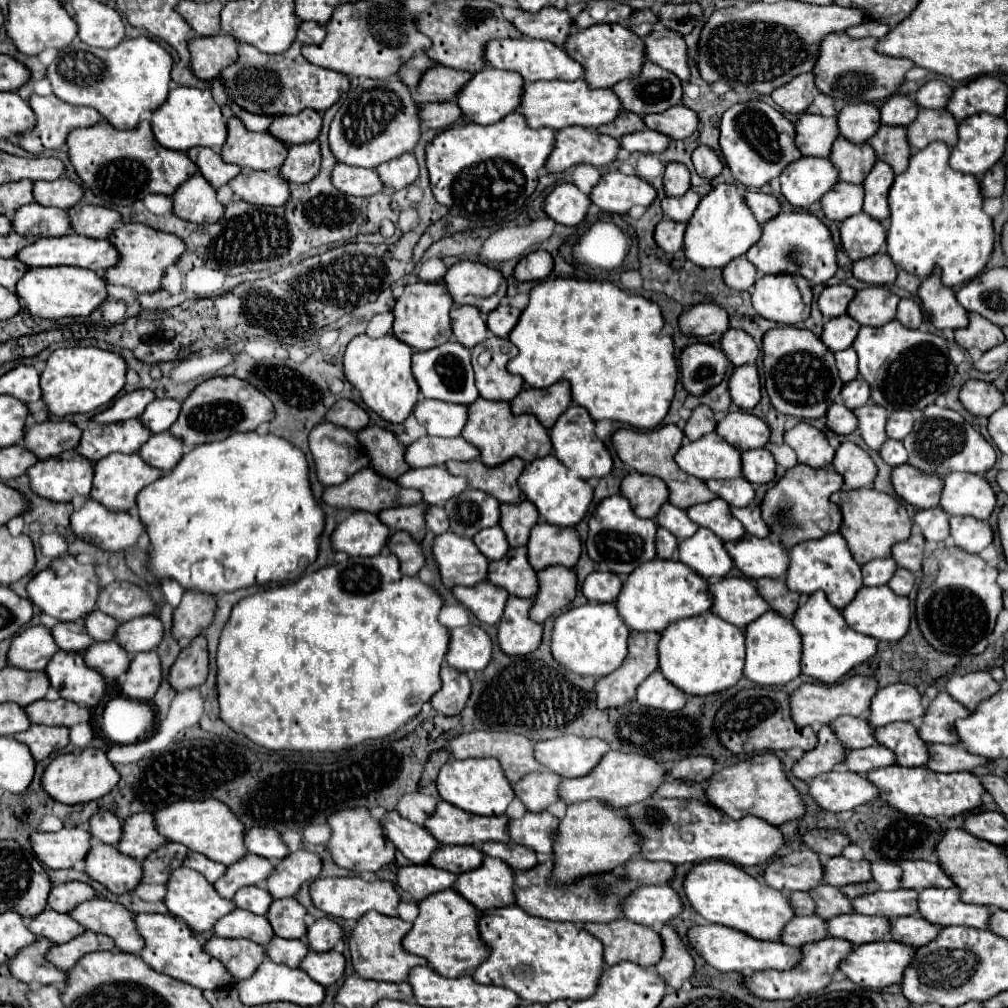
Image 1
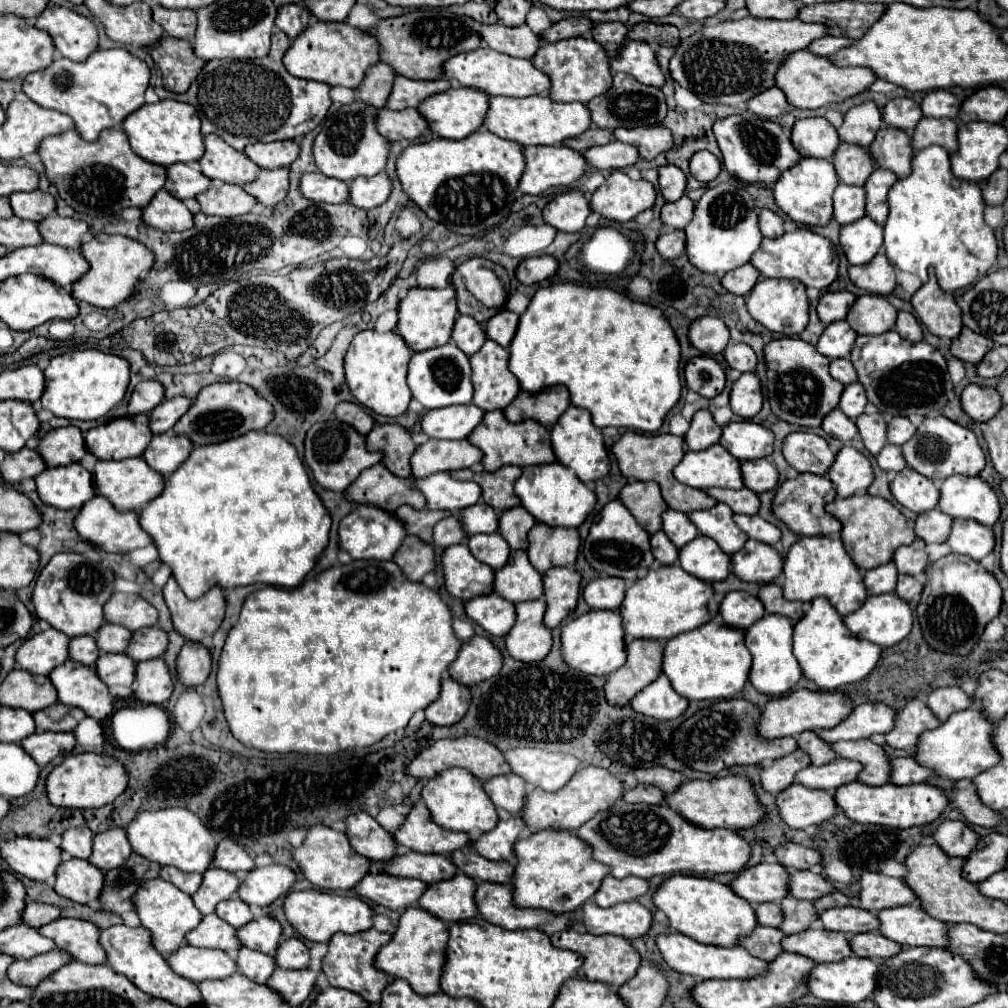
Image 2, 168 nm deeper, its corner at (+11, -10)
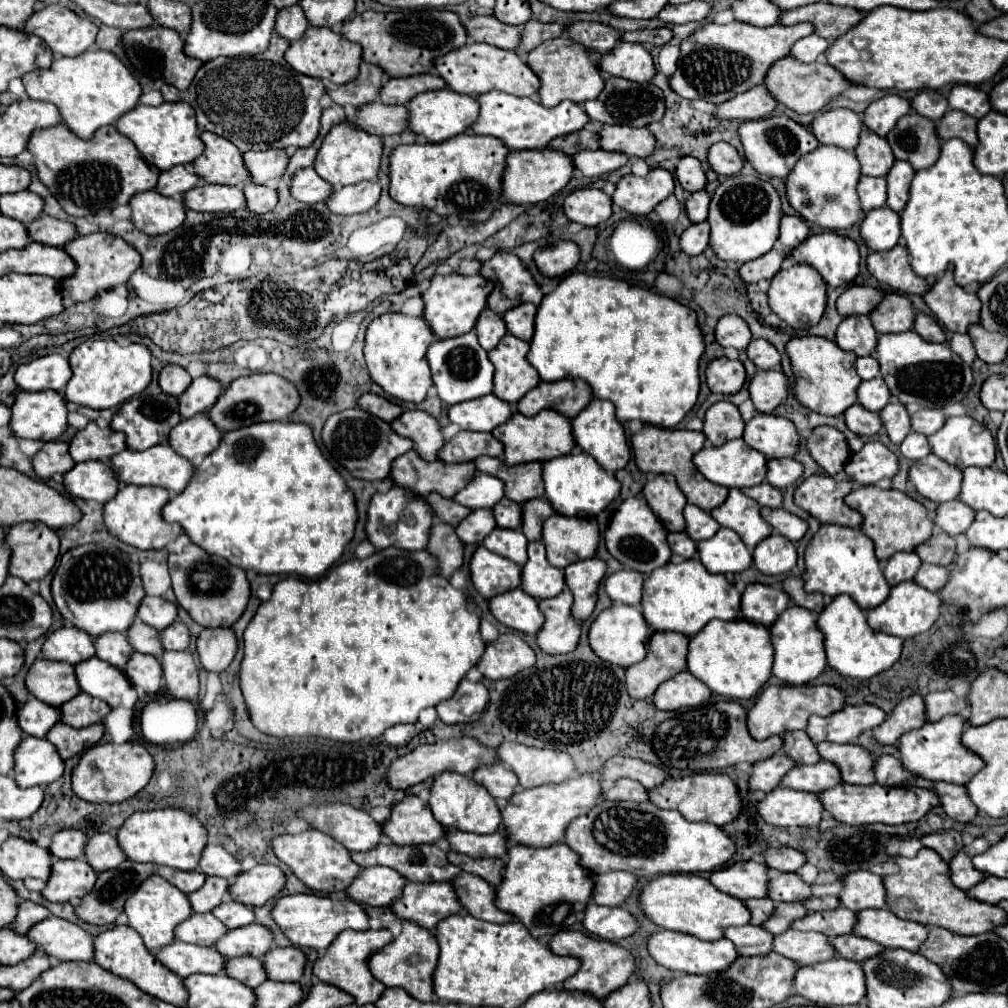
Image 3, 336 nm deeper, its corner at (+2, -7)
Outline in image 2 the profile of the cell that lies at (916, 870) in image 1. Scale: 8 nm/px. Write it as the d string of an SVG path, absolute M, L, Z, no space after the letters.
M863 871L859 879L859 905L865 911L877 913L881 909L911 905L915 903L915 895L903 887L903 879L887 877L875 871Z

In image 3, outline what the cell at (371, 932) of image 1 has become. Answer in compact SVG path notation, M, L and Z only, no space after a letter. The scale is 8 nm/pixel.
M382 928L382 930L364 930L364 932L356 932L356 930L348 930L348 932L340 932L340 936L330 944L330 948L324 952L322 958L318 958L314 962L314 974L332 986L338 986L340 990L352 994L356 998L358 1006L364 1004L374 1004L378 1000L378 996L384 992L384 984L380 980L376 980L368 968L368 960L372 954L380 952L386 944L392 942L392 932Z

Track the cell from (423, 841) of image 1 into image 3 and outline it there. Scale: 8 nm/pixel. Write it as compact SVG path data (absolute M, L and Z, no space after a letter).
M350 804L306 806L298 812L310 828L322 830L344 844L350 852L366 852L380 844L384 832L380 824L366 812Z

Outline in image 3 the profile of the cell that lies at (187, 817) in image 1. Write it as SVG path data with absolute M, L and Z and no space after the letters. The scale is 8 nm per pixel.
M162 808L162 810L148 810L132 814L122 828L118 830L118 840L124 854L134 862L150 862L150 864L164 864L178 870L196 870L200 862L200 852L204 844L208 844L208 830L200 820L180 808Z

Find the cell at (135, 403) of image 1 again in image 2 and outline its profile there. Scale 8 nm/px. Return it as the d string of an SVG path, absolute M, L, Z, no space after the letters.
M149 379L149 381L141 381L135 391L133 397L129 401L127 407L127 415L135 415L135 413L149 413L153 411L161 401L165 401L165 391L163 391L163 383Z

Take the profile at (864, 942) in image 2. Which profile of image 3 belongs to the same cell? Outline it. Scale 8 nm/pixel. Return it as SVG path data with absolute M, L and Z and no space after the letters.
M834 936L832 938L832 946L836 948L836 952L848 960L856 960L856 962L864 962L868 960L868 956L876 956L876 952L882 952L884 948L880 948L880 944L872 944L872 940L860 940L860 936Z

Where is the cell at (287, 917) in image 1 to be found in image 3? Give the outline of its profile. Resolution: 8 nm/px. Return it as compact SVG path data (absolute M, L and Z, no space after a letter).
M248 924L244 928L230 930L222 940L218 940L216 948L222 952L226 958L236 958L236 956L254 956L254 958L264 958L268 950L274 944L274 934L270 928L262 924Z

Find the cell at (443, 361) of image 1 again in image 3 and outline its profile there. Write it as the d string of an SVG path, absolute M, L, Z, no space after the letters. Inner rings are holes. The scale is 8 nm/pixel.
M474 332L456 336L456 338L448 338L448 340L436 340L428 348L426 360L430 364L432 380L438 390L438 396L448 406L458 404L458 402L466 402L466 400L474 400L474 398L480 398L480 396L486 396L492 392L494 366L488 360L486 350L478 344ZM446 398L454 398L454 400L446 402Z

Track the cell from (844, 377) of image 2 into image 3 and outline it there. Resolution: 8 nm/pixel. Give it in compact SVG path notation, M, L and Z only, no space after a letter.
M874 356L856 358L854 366L856 366L856 372L858 372L858 376L860 376L862 380L872 380L874 376L880 374L880 366L878 366L878 362L876 362Z

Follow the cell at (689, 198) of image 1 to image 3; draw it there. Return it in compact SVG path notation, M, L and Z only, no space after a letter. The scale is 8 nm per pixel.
M700 190L690 194L686 200L686 214L690 222L704 222L708 218L708 204L710 204L708 192Z

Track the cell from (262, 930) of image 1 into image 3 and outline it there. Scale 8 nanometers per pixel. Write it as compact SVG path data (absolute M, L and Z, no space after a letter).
M194 914L192 918L184 920L180 926L176 926L176 940L198 944L198 946L214 946L216 940L220 940L228 928L216 920L212 914Z

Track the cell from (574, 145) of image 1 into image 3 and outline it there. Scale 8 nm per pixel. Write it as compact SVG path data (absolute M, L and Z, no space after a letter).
M528 150L528 152L510 152L506 158L506 172L502 178L502 194L508 202L514 204L534 204L548 200L556 192L560 192L574 176L574 164L570 156L560 156L560 152L544 150Z

